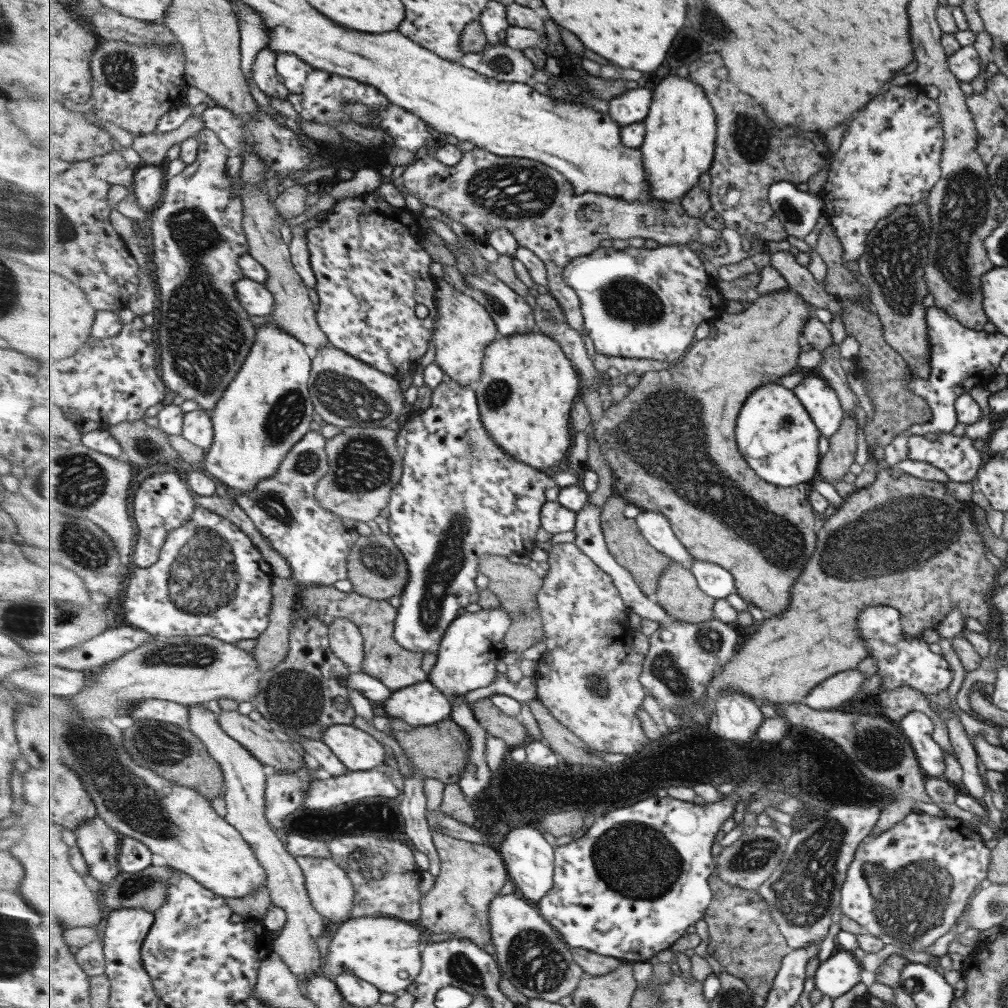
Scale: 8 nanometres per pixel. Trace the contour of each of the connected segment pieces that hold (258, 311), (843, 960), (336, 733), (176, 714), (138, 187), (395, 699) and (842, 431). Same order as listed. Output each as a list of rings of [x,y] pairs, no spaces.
[[[250,278],[237,284],[239,301],[251,316],[269,316],[275,310],[275,297],[265,283]]]
[[[839,951],[818,964],[813,987],[825,997],[825,1005],[851,990],[861,980],[861,965],[849,951]]]
[[[348,724],[329,726],[321,740],[351,771],[377,769],[385,765],[385,745],[361,728]]]
[[[149,698],[138,707],[133,706],[129,714],[134,721],[141,718],[175,724],[184,729],[190,728],[189,707],[170,700]]]
[[[146,165],[141,167],[134,177],[133,192],[139,205],[152,210],[166,190],[166,169],[164,165]]]
[[[427,680],[398,691],[393,691],[391,698],[385,700],[377,707],[377,710],[391,716],[391,718],[405,719],[413,727],[421,727],[423,725],[441,723],[442,720],[450,718],[452,705],[451,699],[441,689],[437,688],[435,683]]]
[[[851,415],[842,420],[842,426],[833,436],[828,438],[828,449],[823,454],[819,463],[819,476],[828,482],[843,480],[843,474],[849,470],[857,446],[857,434],[855,434],[855,422]]]

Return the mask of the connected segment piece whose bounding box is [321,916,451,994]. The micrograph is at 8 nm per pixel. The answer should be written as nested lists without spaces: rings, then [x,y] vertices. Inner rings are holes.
[[[352,917],[336,930],[325,956],[322,975],[333,980],[337,975],[349,971],[359,978],[374,984],[381,992],[399,994],[418,979],[423,968],[422,952],[426,942],[446,941],[451,934],[421,932],[409,921],[395,917]]]

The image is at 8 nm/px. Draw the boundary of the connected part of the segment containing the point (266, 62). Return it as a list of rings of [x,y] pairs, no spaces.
[[[264,49],[259,52],[255,65],[252,67],[252,78],[257,87],[267,96],[277,97],[282,100],[290,98],[290,90],[285,84],[279,82],[276,68],[278,54],[275,50]]]

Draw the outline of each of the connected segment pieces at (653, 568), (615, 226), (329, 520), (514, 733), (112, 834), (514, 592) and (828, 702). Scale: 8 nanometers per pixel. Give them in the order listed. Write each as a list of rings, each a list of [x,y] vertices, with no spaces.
[[[613,492],[610,495],[607,504],[603,507],[602,530],[604,531],[609,551],[614,555],[617,562],[631,572],[631,575],[635,577],[636,584],[644,594],[654,598],[657,595],[657,587],[660,584],[662,574],[675,564],[675,561],[667,554],[655,549],[640,532],[636,520],[627,518],[623,514],[627,503],[627,499],[617,492]]]
[[[477,146],[474,149],[467,151],[464,153],[463,158],[453,166],[447,166],[445,163],[439,161],[436,156],[433,157],[433,162],[427,166],[427,162],[417,162],[417,166],[411,166],[409,168],[409,174],[413,174],[411,178],[413,180],[417,180],[417,196],[421,198],[421,200],[425,200],[429,206],[435,206],[435,208],[439,208],[441,212],[443,212],[446,216],[451,218],[452,220],[458,221],[467,228],[468,233],[472,238],[476,238],[475,240],[478,242],[488,242],[488,238],[490,234],[495,231],[497,228],[507,228],[515,238],[517,242],[521,246],[525,246],[531,251],[535,252],[543,262],[545,262],[547,266],[547,280],[549,280],[549,286],[547,286],[549,293],[553,295],[561,304],[564,309],[564,313],[566,314],[566,320],[569,322],[569,326],[578,330],[580,334],[585,336],[585,318],[583,316],[583,302],[581,298],[579,298],[578,292],[575,292],[575,288],[571,288],[569,284],[566,282],[566,268],[571,261],[579,258],[583,255],[590,255],[591,252],[597,250],[599,248],[599,242],[601,240],[619,240],[619,238],[623,240],[631,240],[631,237],[643,237],[654,239],[660,245],[671,246],[676,244],[684,244],[687,245],[688,242],[697,241],[701,244],[707,244],[711,247],[718,246],[718,243],[723,242],[723,238],[721,237],[721,231],[714,230],[713,228],[707,227],[705,222],[703,222],[703,218],[695,218],[691,216],[686,208],[683,208],[681,201],[674,202],[666,202],[661,203],[659,199],[657,201],[651,201],[651,203],[647,203],[645,199],[637,199],[637,201],[627,201],[627,199],[623,197],[614,197],[611,195],[604,195],[599,192],[585,192],[579,194],[577,190],[574,188],[574,185],[558,170],[555,168],[551,168],[551,165],[543,164],[538,160],[531,160],[528,158],[517,158],[517,157],[507,157],[507,156],[499,156],[489,152],[488,150],[479,148]]]
[[[320,431],[308,432],[291,449],[275,476],[262,480],[254,491],[233,495],[261,535],[291,566],[298,601],[308,587],[329,587],[348,578],[349,557],[358,539],[350,523],[323,507],[316,495],[319,482],[330,471],[327,441]]]
[[[490,697],[478,699],[473,707],[477,720],[491,736],[507,741],[509,748],[525,746],[530,741],[522,720],[502,711]]]
[[[97,815],[81,823],[72,836],[89,864],[89,873],[103,887],[111,885],[113,879],[121,873],[117,862],[121,844],[119,835],[103,817]]]
[[[488,555],[482,559],[480,573],[489,580],[488,589],[498,596],[502,607],[509,611],[513,624],[506,634],[506,645],[510,651],[523,652],[535,646],[535,642],[546,640],[546,630],[543,626],[543,616],[539,610],[538,593],[544,586],[544,577],[538,569],[533,570],[525,564],[513,564],[506,557]]]
[[[856,669],[837,672],[809,690],[803,703],[815,710],[837,708],[843,702],[855,698],[865,679],[865,676]]]

